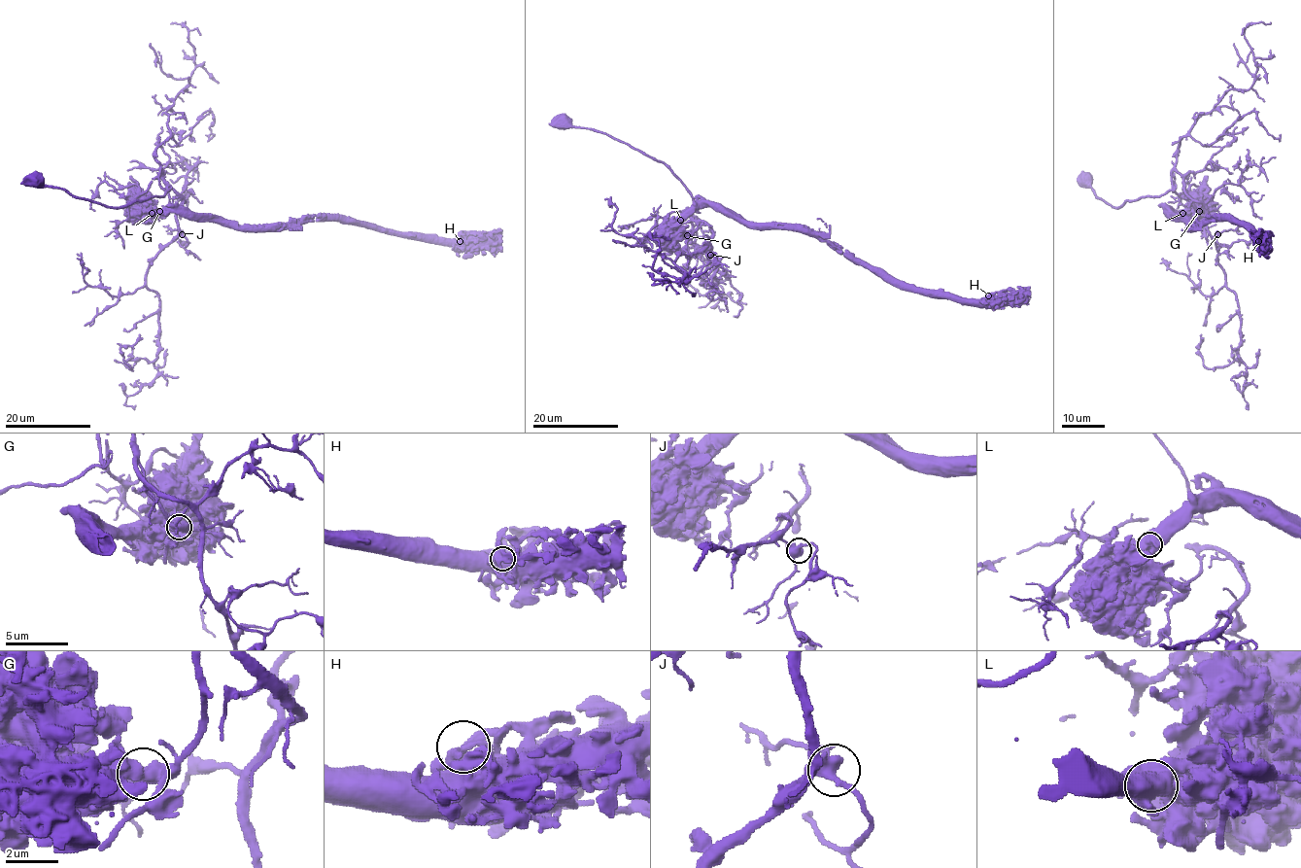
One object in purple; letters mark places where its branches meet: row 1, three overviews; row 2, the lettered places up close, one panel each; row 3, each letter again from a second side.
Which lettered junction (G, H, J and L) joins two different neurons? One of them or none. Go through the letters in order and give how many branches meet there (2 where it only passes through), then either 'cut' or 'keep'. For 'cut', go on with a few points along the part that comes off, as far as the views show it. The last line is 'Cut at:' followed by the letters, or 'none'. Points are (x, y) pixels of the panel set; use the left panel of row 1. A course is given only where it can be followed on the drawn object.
G: 3 branches meet; cut; foreign part runs (159, 211), (184, 201), (146, 274), (158, 352), (130, 368), (119, 349), (143, 338)
H: 3 branches meet; keep
J: 3 branches meet; keep
L: 3 branches meet; keep
Cut at: G

